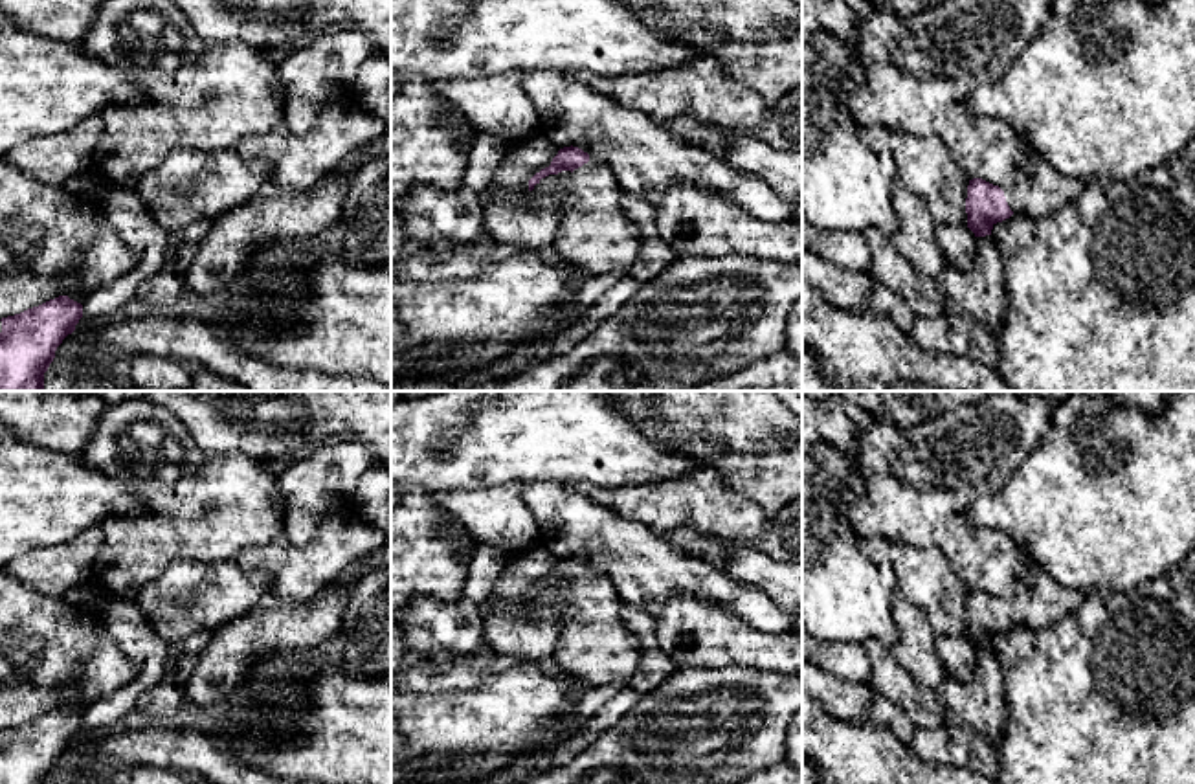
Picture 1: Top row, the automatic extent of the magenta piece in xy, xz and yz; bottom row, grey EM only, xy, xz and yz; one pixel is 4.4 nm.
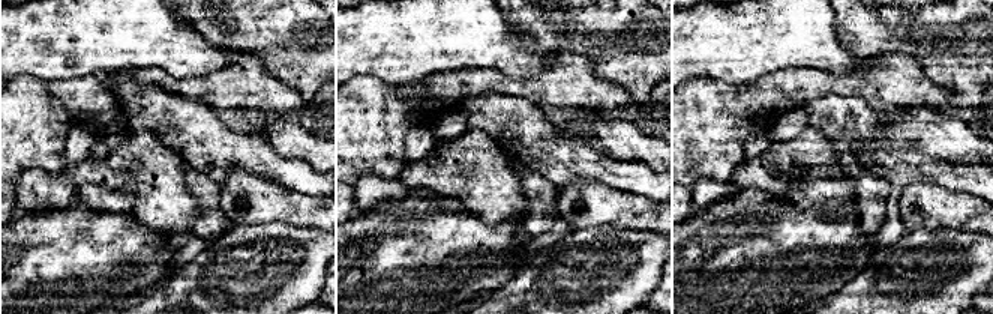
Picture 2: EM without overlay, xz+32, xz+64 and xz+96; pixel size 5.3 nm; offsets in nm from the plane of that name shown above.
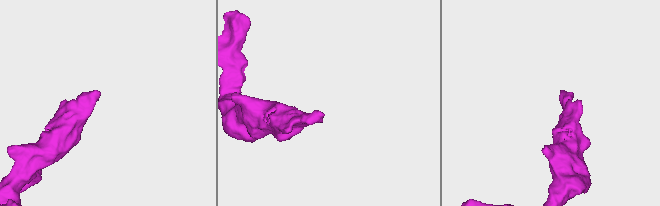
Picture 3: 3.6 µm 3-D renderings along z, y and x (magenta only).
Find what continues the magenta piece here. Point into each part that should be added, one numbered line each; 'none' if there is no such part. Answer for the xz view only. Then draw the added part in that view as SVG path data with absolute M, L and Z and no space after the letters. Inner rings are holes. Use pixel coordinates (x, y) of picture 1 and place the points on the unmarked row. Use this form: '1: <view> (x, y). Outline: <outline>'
1: xz (595, 647). Outline: M584 560L584 564L589 566L589 573L573 582L551 663L584 685L624 687L639 666L641 643L622 622L620 608L624 602L609 577L595 571L589 562Z

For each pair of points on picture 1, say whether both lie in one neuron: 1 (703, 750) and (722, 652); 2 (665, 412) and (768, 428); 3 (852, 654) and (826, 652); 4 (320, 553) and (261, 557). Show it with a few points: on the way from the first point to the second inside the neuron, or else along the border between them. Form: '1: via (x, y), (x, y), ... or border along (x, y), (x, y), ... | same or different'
1: border along (678, 667), (746, 665), (762, 671) | different
2: via (691, 412), (724, 412), (742, 428) | same
3: via (847, 654), (832, 654) | same
4: via (305, 557), (276, 557) | same

